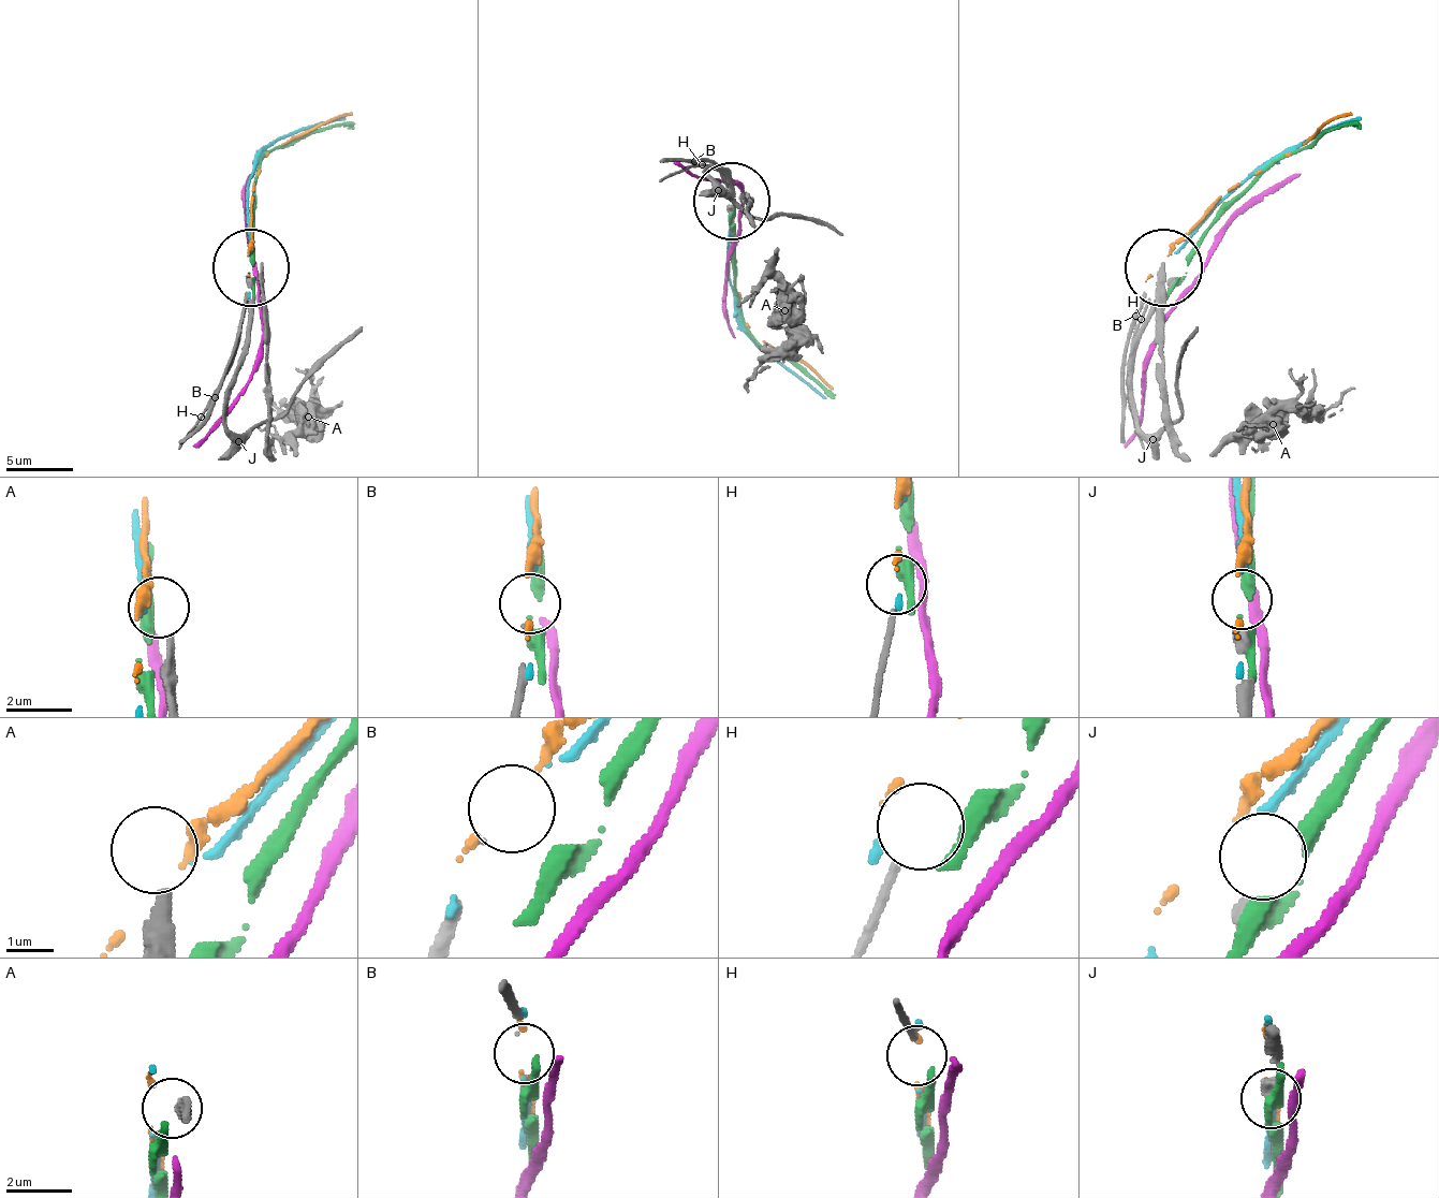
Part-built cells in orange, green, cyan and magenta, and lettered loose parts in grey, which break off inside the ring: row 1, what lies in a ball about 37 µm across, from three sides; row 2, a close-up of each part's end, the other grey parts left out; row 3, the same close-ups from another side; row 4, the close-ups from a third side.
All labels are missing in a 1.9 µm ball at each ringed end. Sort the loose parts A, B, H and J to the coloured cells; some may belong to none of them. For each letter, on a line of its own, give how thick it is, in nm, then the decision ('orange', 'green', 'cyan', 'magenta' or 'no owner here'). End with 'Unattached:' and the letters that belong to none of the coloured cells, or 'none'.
A: calibre 300 nm; no owner here
B: calibre 20 nm; no owner here
H: calibre 170 nm; no owner here
J: calibre 360 nm; no owner here
Unattached: A, B, H, J

